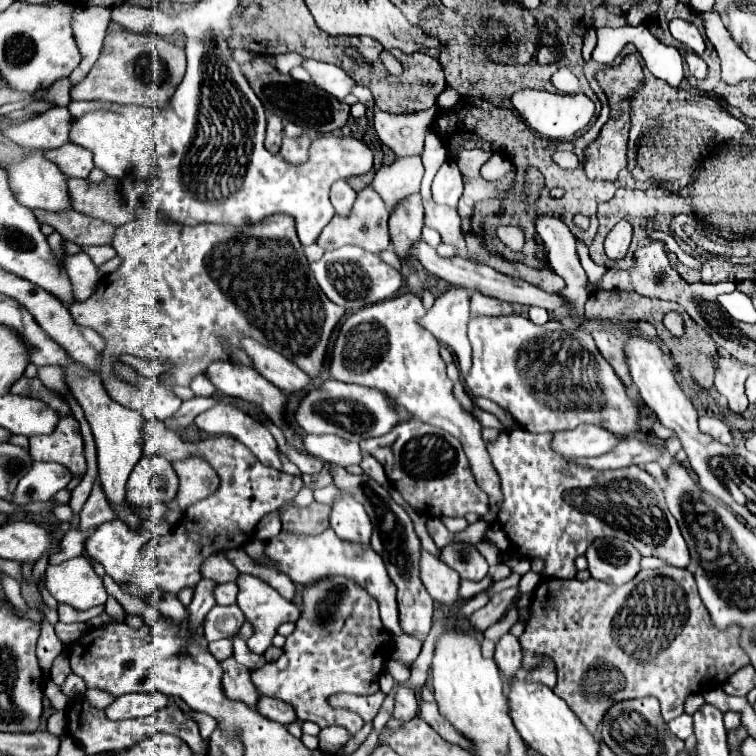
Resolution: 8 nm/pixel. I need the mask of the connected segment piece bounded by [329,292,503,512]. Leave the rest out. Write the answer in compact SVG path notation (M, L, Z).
M411 292L383 300L379 304L371 304L367 308L361 308L359 312L353 312L351 316L345 318L345 322L341 324L339 334L335 338L335 346L333 346L331 360L329 360L329 374L331 374L331 378L341 380L341 382L351 382L351 384L367 386L367 388L379 388L385 396L389 396L389 402L393 408L401 406L407 412L411 412L411 418L421 420L421 422L431 424L431 426L437 426L437 428L443 428L449 434L453 434L455 438L459 438L459 442L463 444L465 454L469 458L471 470L477 478L477 484L489 496L489 508L493 512L497 512L501 508L503 494L499 490L497 472L491 466L491 458L489 458L485 442L481 438L481 424L475 418L471 418L467 412L463 412L461 404L453 396L453 382L449 380L449 376L445 372L445 362L439 356L441 344L437 342L437 338L431 332L421 328L417 322L423 314L425 314L425 308L421 304L421 298L411 294Z

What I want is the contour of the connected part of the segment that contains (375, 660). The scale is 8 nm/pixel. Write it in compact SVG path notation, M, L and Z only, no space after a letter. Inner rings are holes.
M327 578L327 580L315 582L315 584L305 588L305 592L303 592L303 616L297 622L295 632L291 636L287 636L283 656L273 664L265 664L263 668L253 670L251 682L255 684L255 690L259 696L271 696L271 698L279 698L283 702L289 702L295 708L299 720L315 722L321 728L341 726L351 736L355 736L359 732L359 728L363 728L361 716L355 714L353 710L331 706L329 698L335 694L341 694L341 692L367 696L367 694L375 694L377 690L380 690L379 676L381 676L385 664L389 662L391 646L393 646L391 636L385 632L381 618L379 618L377 600L371 598L363 588L359 588L351 580Z

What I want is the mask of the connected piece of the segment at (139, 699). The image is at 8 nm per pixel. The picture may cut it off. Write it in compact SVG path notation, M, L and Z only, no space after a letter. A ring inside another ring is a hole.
M143 692L143 694L123 694L115 698L113 704L105 708L107 718L123 720L123 718L139 718L151 716L155 710L167 706L167 696L163 692Z

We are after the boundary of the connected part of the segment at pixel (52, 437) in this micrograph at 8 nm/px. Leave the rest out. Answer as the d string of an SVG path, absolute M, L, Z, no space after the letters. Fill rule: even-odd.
M71 416L61 418L53 434L33 436L29 440L29 452L37 462L57 462L65 466L73 478L83 478L87 472L79 422Z

